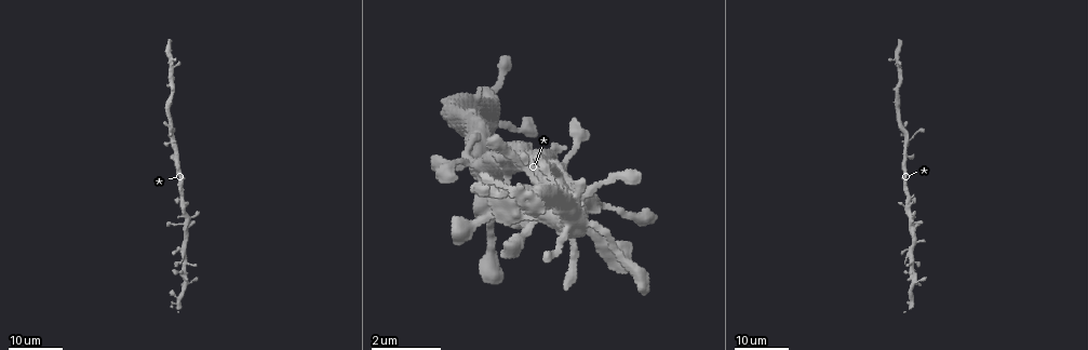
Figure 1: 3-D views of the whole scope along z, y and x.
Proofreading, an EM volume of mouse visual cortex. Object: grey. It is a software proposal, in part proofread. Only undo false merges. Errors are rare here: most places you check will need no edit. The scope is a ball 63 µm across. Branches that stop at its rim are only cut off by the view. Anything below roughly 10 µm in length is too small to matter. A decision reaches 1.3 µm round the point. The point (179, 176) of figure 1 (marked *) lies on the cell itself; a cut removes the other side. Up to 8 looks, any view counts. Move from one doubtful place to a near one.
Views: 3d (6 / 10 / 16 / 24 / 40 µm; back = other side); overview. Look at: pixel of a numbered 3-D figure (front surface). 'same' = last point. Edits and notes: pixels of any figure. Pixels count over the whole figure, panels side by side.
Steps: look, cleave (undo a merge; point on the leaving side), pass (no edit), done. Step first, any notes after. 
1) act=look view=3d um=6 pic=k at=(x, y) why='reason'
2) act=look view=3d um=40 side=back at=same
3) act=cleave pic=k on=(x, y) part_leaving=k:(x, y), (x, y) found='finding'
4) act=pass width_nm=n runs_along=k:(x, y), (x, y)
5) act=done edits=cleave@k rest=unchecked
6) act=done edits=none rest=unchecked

act=look view=3d um=16 pic=1 at=(907, 144) why='narrows sharply'

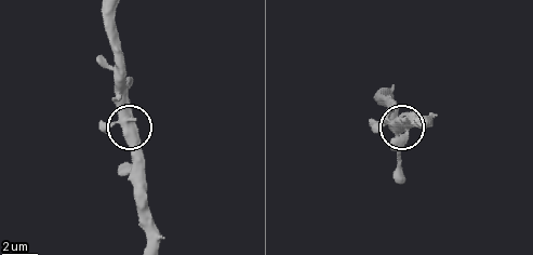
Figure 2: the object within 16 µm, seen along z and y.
act=look view=3d um=10 pic=2 at=(137, 129) why='zoom in'

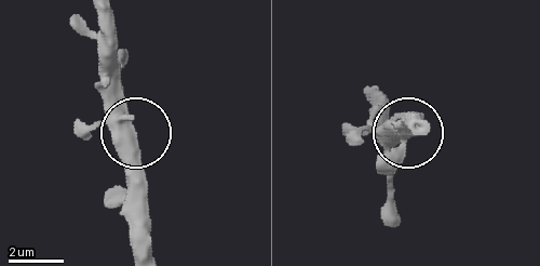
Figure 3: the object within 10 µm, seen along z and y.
act=pass arms=3 found='one cell here'

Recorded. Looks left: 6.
act=look view=3d um=24 pic=1 at=(168, 113) why='a narrow waist'

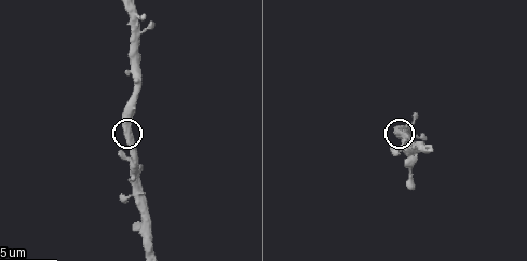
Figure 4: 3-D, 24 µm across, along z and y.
act=look view=3d um=6 pic=4 at=(131, 135)

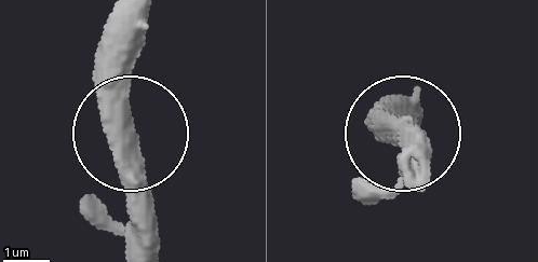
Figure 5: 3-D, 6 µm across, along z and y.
act=pass found='all the same cell'

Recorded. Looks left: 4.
act=look view=3d um=16 pic=1 at=(185, 267) why='a narrow waist'

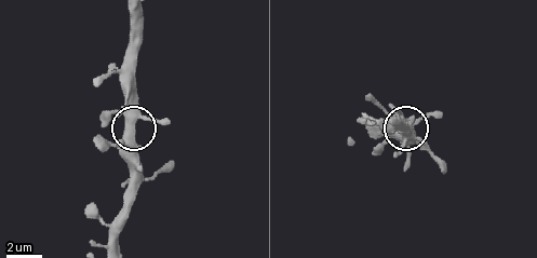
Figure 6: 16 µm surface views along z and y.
act=look view=3d um=10 pic=6 at=(131, 130) why='zoom in'

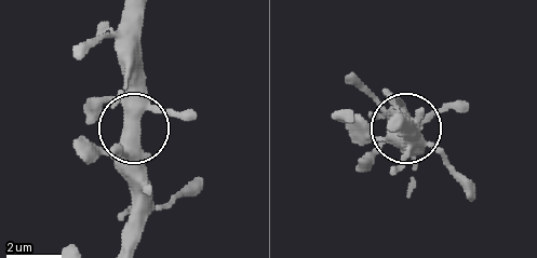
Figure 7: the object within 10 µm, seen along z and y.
act=pass runs_along=7:(137, 13), (137, 219) found='continuous, no second cell'

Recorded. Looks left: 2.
act=look view=3d um=24 pic=1 at=(186, 225) why='three-way junction'

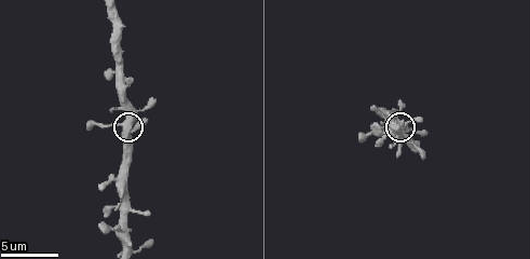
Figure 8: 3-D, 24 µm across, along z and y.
act=look view=3d um=10 pic=8 at=(128, 126) why='closer look'

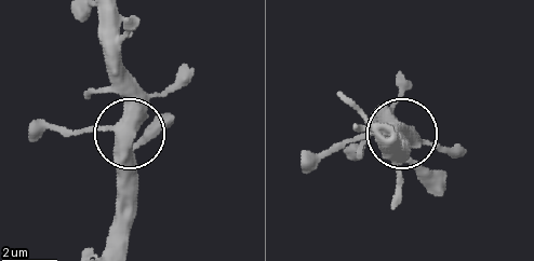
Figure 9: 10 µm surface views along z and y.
act=pass width_nm=460 runs_along=9:(102, 16), (108, 80), (129, 142), (129, 230) found='one cell here'

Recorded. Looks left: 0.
act=done edits=none rest=unchecked

